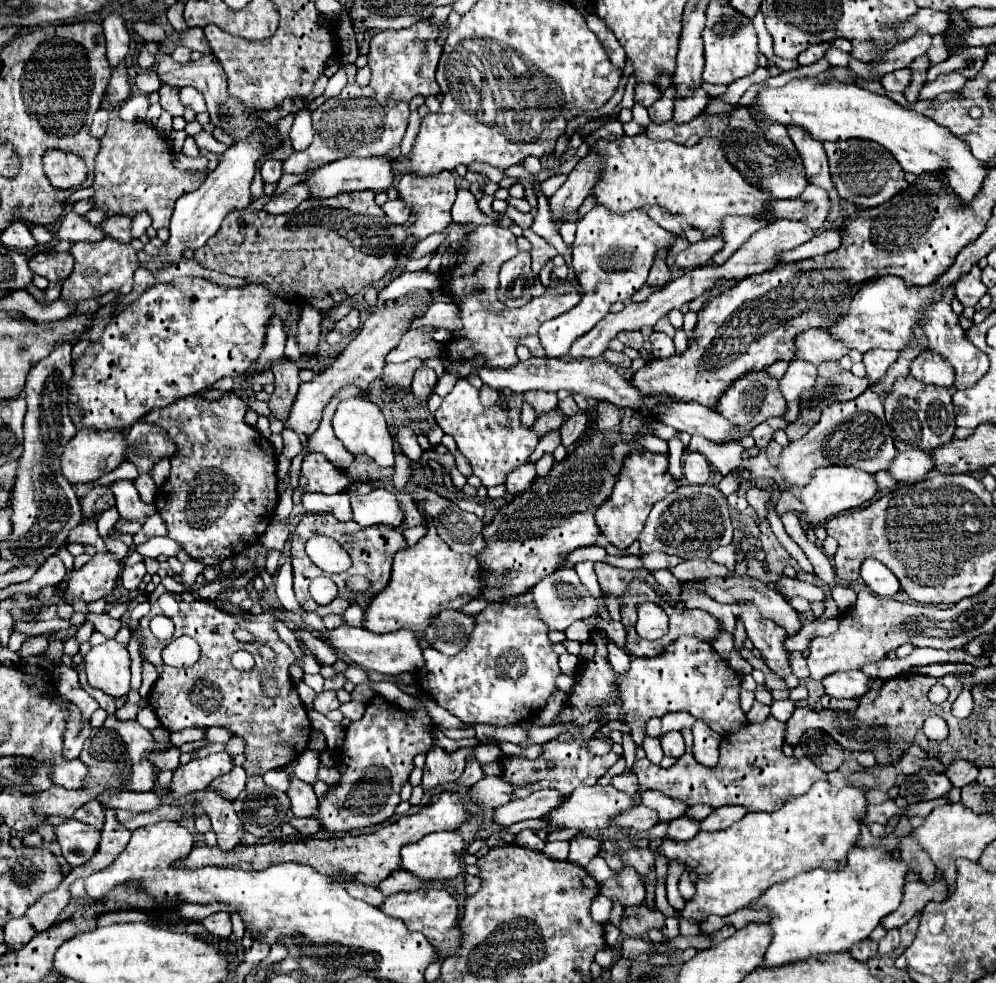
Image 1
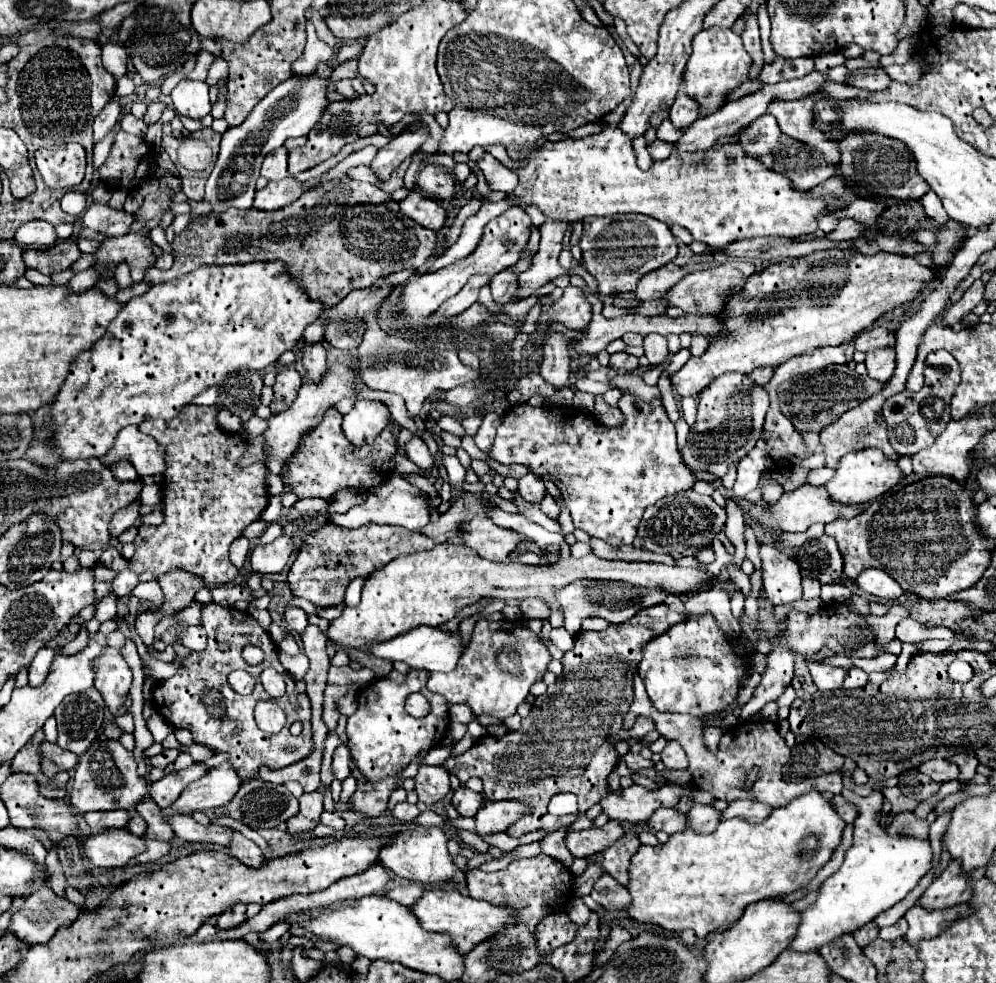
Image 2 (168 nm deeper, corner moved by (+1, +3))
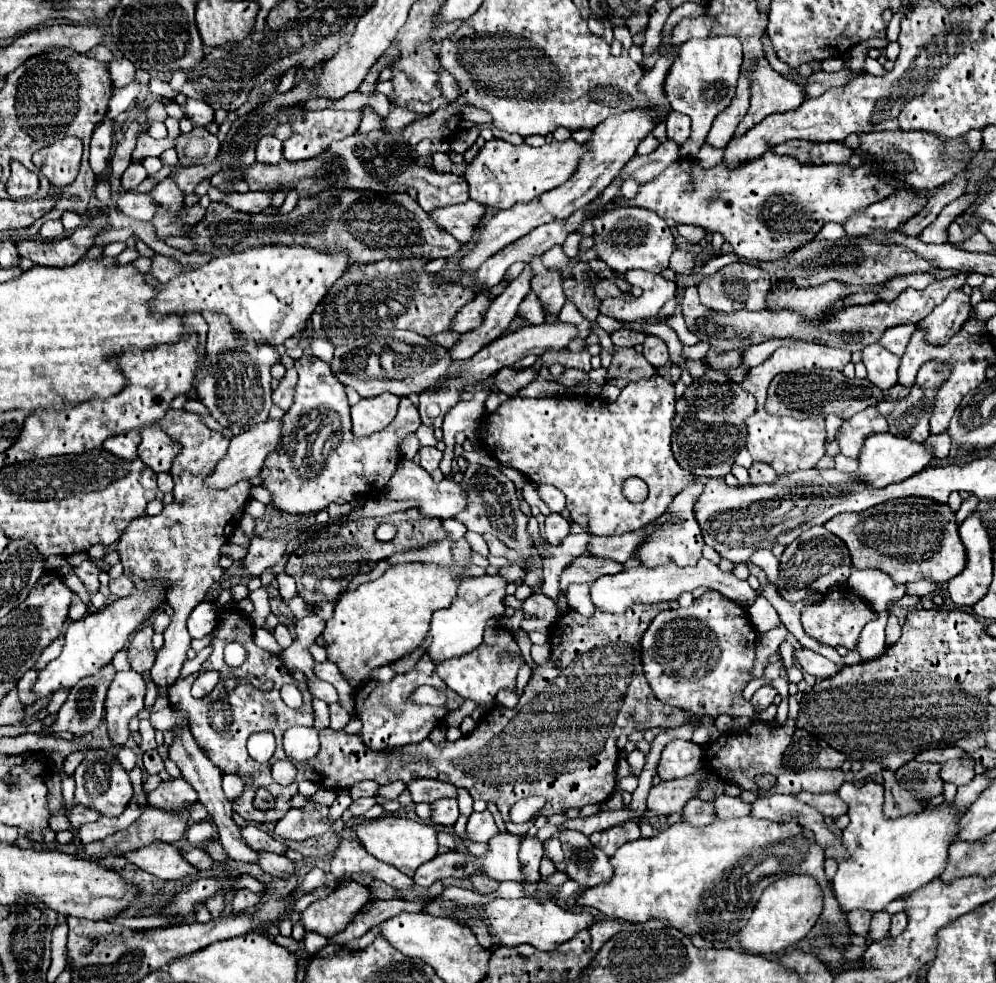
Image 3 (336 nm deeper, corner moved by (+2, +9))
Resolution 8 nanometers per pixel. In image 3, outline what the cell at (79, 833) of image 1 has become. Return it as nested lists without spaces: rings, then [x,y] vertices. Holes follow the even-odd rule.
[[[155,842],[147,848],[129,852],[125,854],[125,858],[131,860],[141,870],[155,874],[163,880],[179,880],[195,876],[199,872],[199,868],[189,864],[173,844],[163,844],[163,842]]]

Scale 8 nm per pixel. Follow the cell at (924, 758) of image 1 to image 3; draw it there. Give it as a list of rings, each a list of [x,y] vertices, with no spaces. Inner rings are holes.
[[[973,758],[949,760],[949,762],[945,762],[945,766],[941,770],[941,778],[943,778],[943,782],[951,782],[955,786],[965,786],[975,776],[973,766],[975,766],[975,760]]]

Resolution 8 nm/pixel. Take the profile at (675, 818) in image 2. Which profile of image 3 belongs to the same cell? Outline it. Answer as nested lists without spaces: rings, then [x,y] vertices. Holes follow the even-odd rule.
[[[693,798],[685,806],[685,822],[691,822],[693,826],[707,826],[715,820],[717,816],[713,814],[713,802]]]

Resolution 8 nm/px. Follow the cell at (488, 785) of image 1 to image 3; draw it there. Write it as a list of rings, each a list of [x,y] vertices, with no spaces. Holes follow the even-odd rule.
[[[441,798],[437,802],[431,804],[431,820],[433,824],[441,824],[441,826],[453,826],[459,818],[459,808],[457,808],[457,800],[451,798]]]

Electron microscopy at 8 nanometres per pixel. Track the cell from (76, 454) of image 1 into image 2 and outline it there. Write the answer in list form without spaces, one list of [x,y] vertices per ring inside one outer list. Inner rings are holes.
[[[126,426],[118,432],[114,446],[102,456],[102,464],[116,464],[120,460],[132,462],[138,476],[154,476],[164,472],[164,450],[156,440],[142,434],[136,426]]]

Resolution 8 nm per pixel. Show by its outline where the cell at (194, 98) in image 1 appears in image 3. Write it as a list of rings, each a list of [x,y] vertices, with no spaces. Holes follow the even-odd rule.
[[[189,98],[187,104],[185,104],[185,114],[187,118],[199,126],[199,128],[205,128],[207,124],[213,122],[213,116],[215,116],[215,110],[203,102],[203,100],[195,100],[195,98]]]

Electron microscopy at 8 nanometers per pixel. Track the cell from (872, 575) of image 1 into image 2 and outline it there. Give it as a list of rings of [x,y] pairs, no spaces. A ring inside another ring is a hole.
[[[868,568],[866,572],[862,572],[856,578],[856,584],[866,594],[872,594],[872,596],[878,596],[878,598],[884,598],[884,600],[894,600],[894,598],[904,594],[900,584],[894,582],[886,572],[882,572],[878,568]]]

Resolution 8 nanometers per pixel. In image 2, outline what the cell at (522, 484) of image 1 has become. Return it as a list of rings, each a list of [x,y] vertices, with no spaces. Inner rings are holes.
[[[530,472],[518,480],[518,494],[528,502],[540,502],[544,492],[546,492],[544,482],[538,480],[536,476],[530,476]]]

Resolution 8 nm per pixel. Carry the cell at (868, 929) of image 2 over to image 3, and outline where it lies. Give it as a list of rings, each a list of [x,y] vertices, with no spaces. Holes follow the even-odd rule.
[[[853,910],[851,914],[847,914],[847,922],[853,934],[859,934],[863,938],[867,938],[869,932],[869,922],[871,922],[871,914],[865,910]]]

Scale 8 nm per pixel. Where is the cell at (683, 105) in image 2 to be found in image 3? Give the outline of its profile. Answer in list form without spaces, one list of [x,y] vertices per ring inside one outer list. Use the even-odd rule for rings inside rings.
[[[673,112],[673,114],[669,114],[669,120],[665,124],[667,124],[667,138],[677,142],[677,146],[681,146],[689,138],[689,132],[691,132],[689,130],[691,128],[689,116]]]

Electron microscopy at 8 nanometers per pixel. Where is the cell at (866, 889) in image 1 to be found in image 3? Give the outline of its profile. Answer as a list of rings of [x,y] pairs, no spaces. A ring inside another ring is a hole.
[[[845,782],[839,790],[841,800],[849,806],[849,826],[843,830],[843,842],[851,854],[849,860],[843,860],[839,864],[839,870],[833,878],[833,890],[837,896],[837,902],[841,910],[851,912],[855,908],[863,908],[869,912],[883,910],[891,900],[895,900],[901,894],[913,892],[933,878],[939,878],[945,870],[947,862],[947,850],[957,838],[957,826],[963,812],[959,812],[953,804],[941,804],[933,810],[921,810],[917,814],[907,814],[901,818],[885,818],[883,814],[883,786],[875,782],[867,782],[865,786],[853,786],[851,782]]]

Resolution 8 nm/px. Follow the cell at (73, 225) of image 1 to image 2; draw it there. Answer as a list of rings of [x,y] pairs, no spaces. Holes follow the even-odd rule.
[[[90,204],[84,210],[84,218],[82,218],[84,228],[92,228],[106,236],[124,236],[130,230],[132,222],[134,222],[132,214],[124,210],[122,212],[112,210],[106,204]]]

